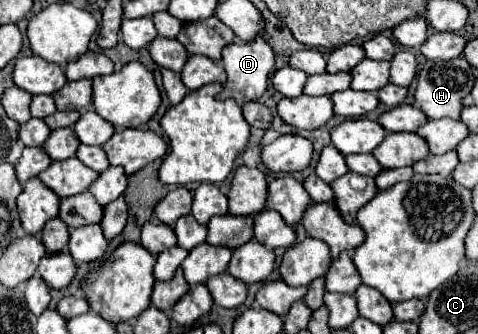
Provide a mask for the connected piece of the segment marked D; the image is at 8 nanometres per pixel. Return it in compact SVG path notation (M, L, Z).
M256 37L250 43L226 45L222 63L228 73L228 95L238 105L244 105L260 99L268 89L268 77L274 71L274 51L262 37Z

